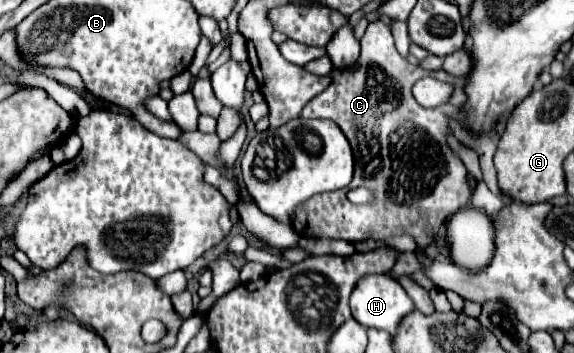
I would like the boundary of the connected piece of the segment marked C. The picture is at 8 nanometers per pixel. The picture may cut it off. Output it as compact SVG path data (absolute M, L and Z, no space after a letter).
M372 22L368 24L362 40L362 52L354 68L348 70L332 70L332 84L314 96L302 110L302 118L330 118L334 120L342 132L346 134L352 150L354 150L354 178L348 186L348 190L364 186L370 188L374 194L372 204L350 204L346 198L348 190L334 190L334 192L322 192L314 194L310 200L302 202L294 210L292 226L298 232L298 236L314 236L314 238L340 238L346 242L362 242L368 238L374 240L386 240L392 236L402 236L408 234L416 240L418 248L430 246L436 236L440 226L452 216L456 210L464 208L470 202L470 188L466 184L466 168L460 158L456 158L446 144L446 132L450 132L446 116L458 120L462 128L466 126L464 122L464 112L460 106L466 102L464 94L464 82L466 78L458 78L454 82L454 92L450 100L444 106L436 108L422 108L416 104L412 96L412 86L424 78L432 76L432 72L426 72L418 66L412 66L406 58L402 58L394 46L394 38L390 28L384 22Z

